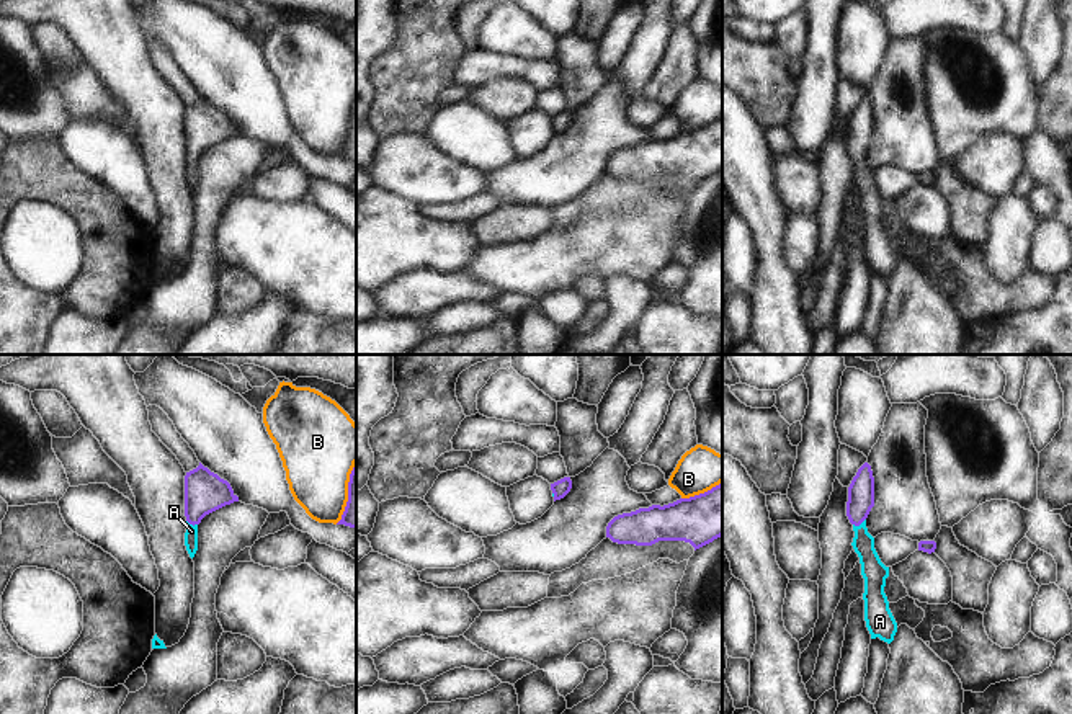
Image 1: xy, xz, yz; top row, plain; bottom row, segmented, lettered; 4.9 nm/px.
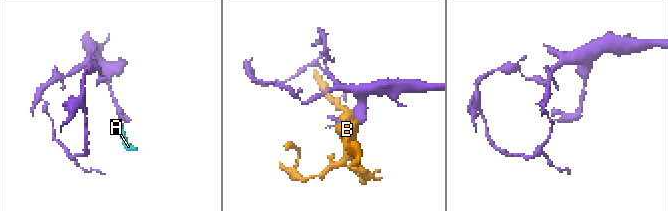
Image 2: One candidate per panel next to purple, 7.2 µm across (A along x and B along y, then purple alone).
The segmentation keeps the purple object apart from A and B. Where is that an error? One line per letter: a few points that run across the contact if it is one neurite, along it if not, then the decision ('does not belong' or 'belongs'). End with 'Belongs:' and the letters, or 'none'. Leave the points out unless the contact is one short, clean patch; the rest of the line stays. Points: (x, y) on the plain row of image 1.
A: line yz (860, 136), (858, 159), (875, 206); belongs
B: does not belong
Belongs: A

